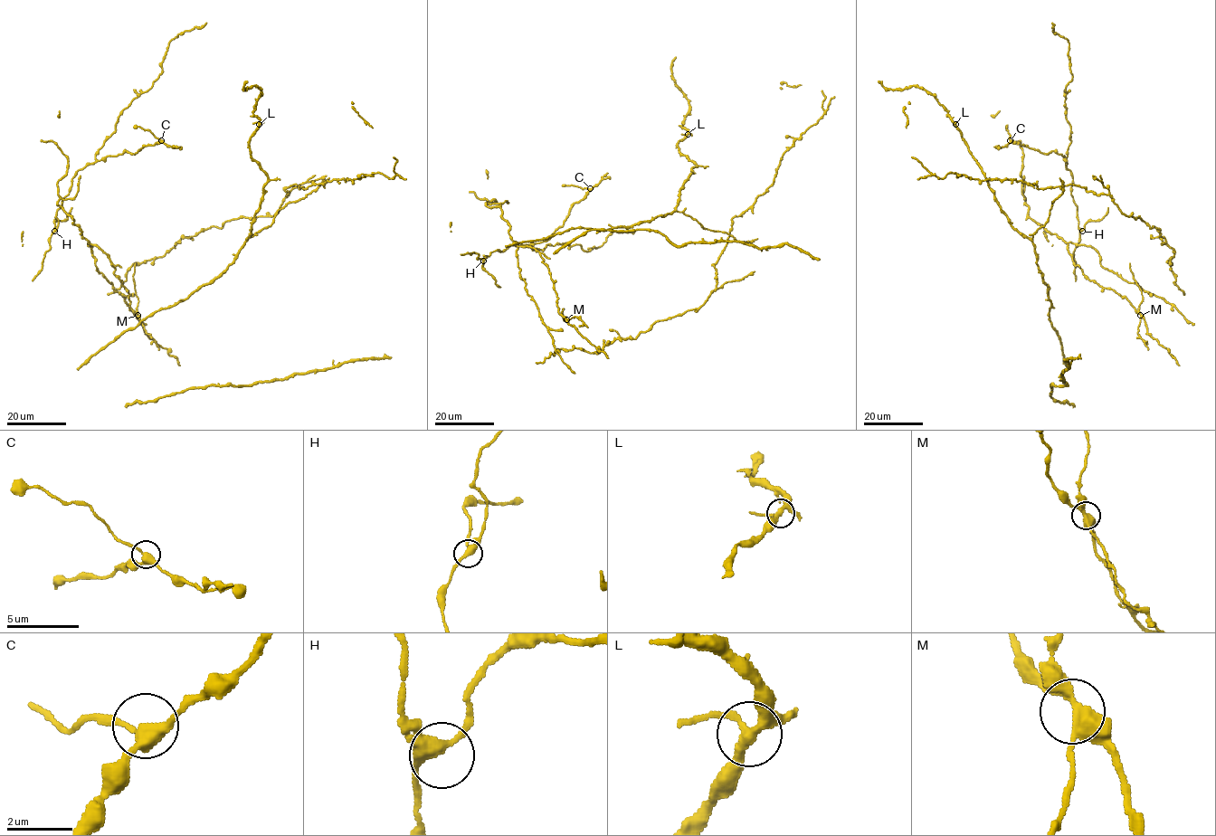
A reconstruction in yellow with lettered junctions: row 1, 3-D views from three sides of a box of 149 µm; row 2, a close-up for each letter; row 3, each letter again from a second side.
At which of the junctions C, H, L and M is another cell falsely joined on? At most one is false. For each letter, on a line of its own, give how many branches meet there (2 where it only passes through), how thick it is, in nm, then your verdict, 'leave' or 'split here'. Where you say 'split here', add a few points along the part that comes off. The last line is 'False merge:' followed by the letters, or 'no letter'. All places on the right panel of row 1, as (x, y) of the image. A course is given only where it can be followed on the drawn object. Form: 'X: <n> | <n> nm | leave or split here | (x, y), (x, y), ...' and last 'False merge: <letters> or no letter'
C: 3 | 360 nm | leave
H: 3 | 320 nm | leave
L: 4 | 320 nm | leave
M: 4 | 360 nm | split here | (1140, 315), (1142, 290), (1133, 277), (1130, 263)
False merge: M

